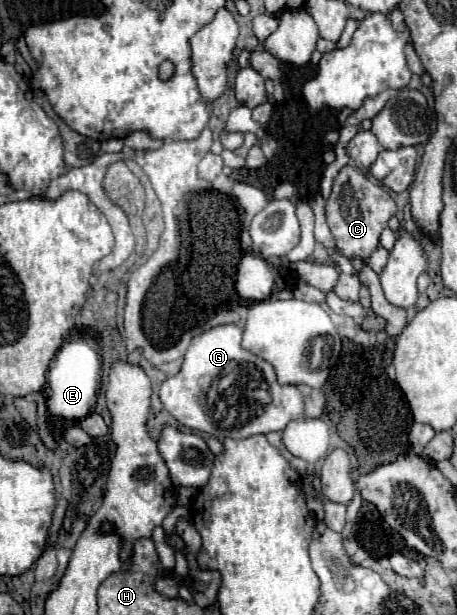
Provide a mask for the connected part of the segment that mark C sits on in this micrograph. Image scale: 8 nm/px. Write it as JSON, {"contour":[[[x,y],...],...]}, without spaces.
{"contour":[[[345,165],[335,177],[331,197],[327,199],[327,223],[335,237],[339,251],[345,257],[361,257],[367,259],[375,247],[379,245],[379,235],[387,227],[389,217],[397,211],[395,201],[389,191],[385,191],[377,181],[371,181],[359,169]]]}

